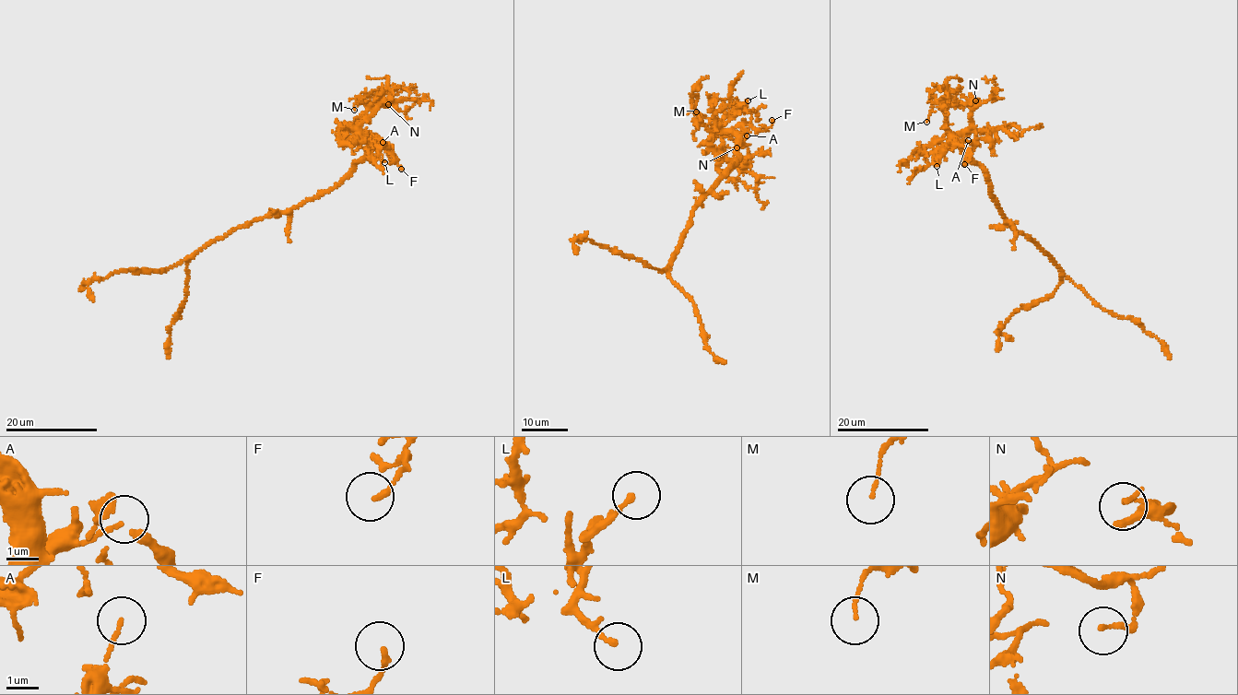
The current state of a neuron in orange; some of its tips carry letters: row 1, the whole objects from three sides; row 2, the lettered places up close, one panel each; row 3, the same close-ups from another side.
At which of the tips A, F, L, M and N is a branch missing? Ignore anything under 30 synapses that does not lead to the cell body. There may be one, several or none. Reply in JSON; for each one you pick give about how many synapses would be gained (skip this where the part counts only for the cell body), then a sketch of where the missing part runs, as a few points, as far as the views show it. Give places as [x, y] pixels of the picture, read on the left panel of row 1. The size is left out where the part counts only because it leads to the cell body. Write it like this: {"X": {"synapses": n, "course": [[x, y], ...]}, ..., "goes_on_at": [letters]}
{"goes_on_at": []}

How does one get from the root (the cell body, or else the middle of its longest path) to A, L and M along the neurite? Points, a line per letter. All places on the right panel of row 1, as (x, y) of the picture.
A: (1010, 226), (995, 201), (982, 169), (972, 163), (969, 154), (974, 146), (968, 140)
L: (1010, 226), (995, 201), (982, 169), (972, 163), (960, 145), (949, 142), (937, 166)
M: (1010, 226), (995, 201), (982, 169), (972, 163), (958, 140), (949, 133), (946, 97), (933, 103), (926, 122)

